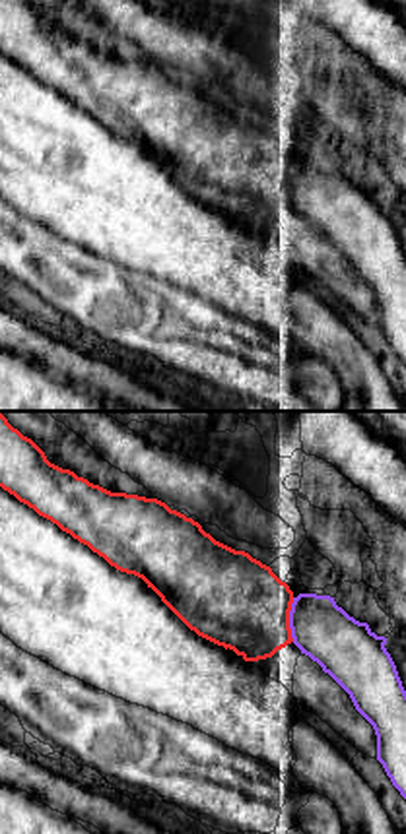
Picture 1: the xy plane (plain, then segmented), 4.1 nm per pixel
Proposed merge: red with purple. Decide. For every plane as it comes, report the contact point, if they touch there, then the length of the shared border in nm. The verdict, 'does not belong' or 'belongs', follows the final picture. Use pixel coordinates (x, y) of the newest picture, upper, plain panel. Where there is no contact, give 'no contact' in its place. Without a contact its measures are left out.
meets red at (288, 185); contact 180 nm long

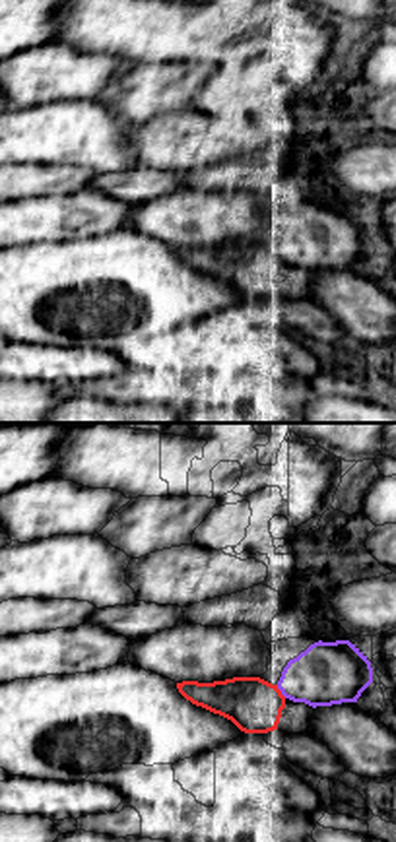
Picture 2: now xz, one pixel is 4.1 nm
meets red at (280, 257); contact 70 nm long

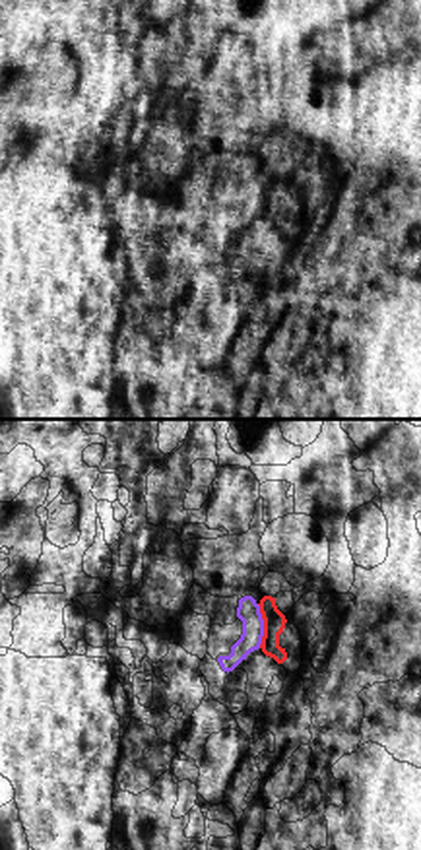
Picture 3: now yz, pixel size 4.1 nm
meets red at (264, 191); contact 180 nm long

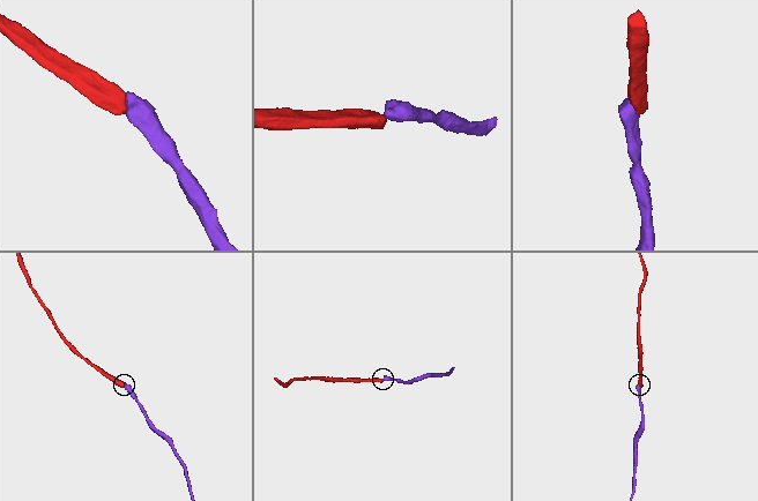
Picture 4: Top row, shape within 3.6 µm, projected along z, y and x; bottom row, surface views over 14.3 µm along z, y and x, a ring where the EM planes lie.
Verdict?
does not belong

